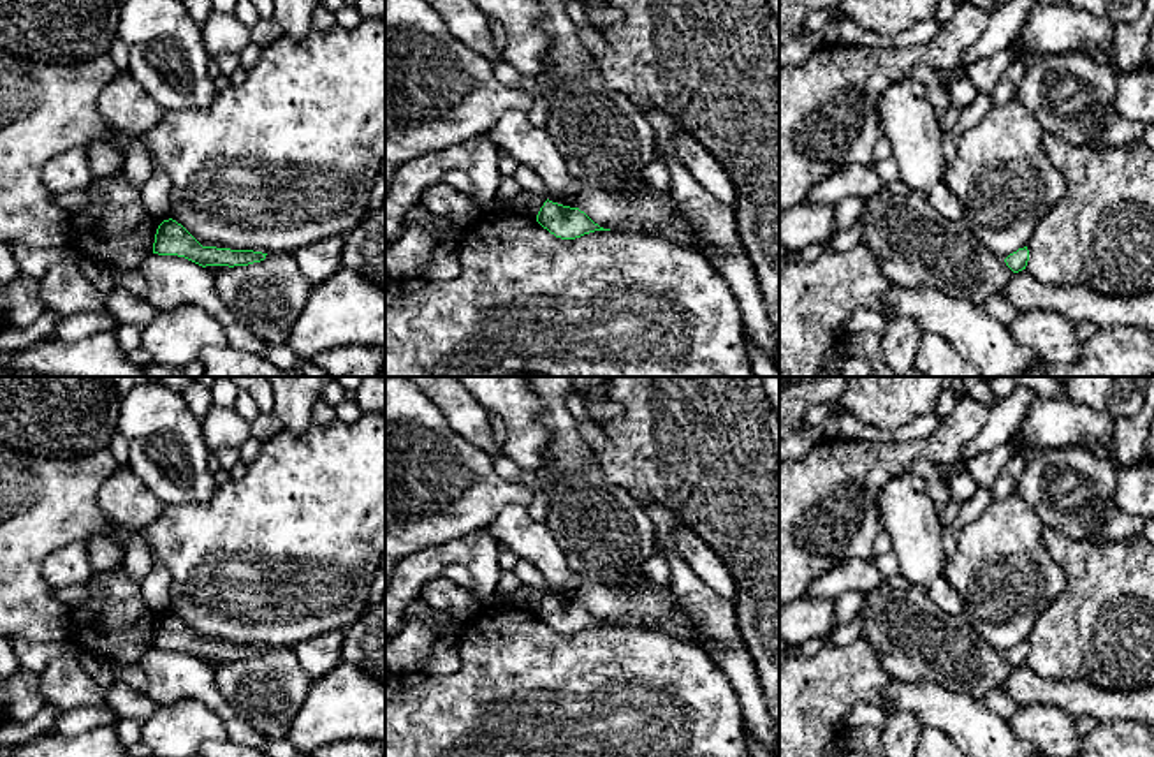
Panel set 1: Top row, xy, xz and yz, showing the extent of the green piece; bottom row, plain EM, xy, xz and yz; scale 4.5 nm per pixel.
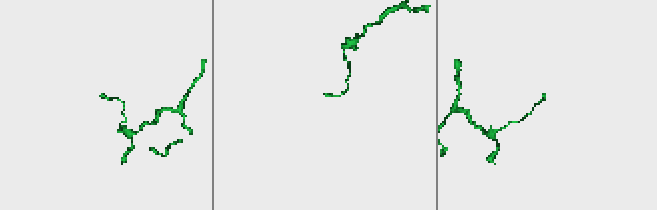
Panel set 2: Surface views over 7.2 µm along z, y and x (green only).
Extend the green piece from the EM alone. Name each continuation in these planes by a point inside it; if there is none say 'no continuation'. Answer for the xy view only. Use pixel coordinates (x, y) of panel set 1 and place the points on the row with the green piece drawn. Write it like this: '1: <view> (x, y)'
no continuation

